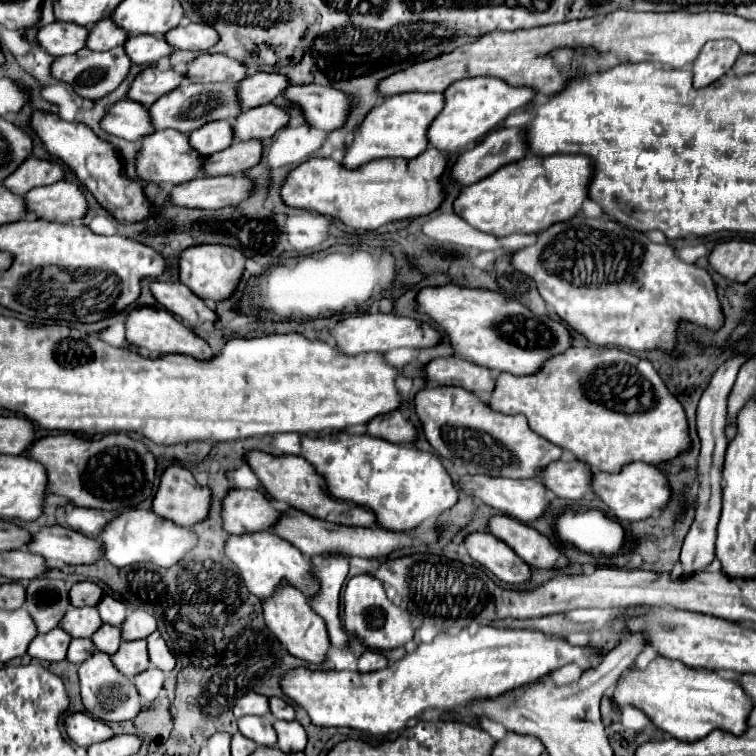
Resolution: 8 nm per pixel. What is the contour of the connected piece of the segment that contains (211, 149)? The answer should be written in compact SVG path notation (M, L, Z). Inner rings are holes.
M228 120L208 122L202 128L190 132L190 146L202 156L220 152L232 144L232 124Z

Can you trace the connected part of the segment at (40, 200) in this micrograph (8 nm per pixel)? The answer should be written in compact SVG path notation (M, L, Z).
M64 180L26 192L24 202L28 214L48 222L78 220L88 210L82 190L76 184Z

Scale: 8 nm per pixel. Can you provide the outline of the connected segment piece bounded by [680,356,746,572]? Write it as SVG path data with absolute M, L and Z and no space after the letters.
M734 356L726 360L716 374L712 376L708 388L704 390L700 404L698 404L698 436L702 440L700 450L700 464L698 464L698 506L696 506L696 518L694 524L684 540L680 564L684 572L694 572L704 566L708 566L714 560L714 542L716 542L716 526L720 518L720 490L722 490L722 462L726 452L726 438L724 438L724 426L726 426L726 398L730 394L730 388L736 380L736 374L740 366L744 364L744 356Z

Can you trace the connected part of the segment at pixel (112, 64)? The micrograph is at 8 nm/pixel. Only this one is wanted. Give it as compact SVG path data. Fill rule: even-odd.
M88 48L78 50L74 56L58 56L50 70L52 76L56 80L62 80L66 84L70 84L74 88L74 92L82 98L90 98L90 100L98 100L102 96L106 96L108 92L112 92L114 88L118 88L118 84L126 78L128 70L130 70L130 58L122 52L122 48L112 48L106 52L94 52Z

